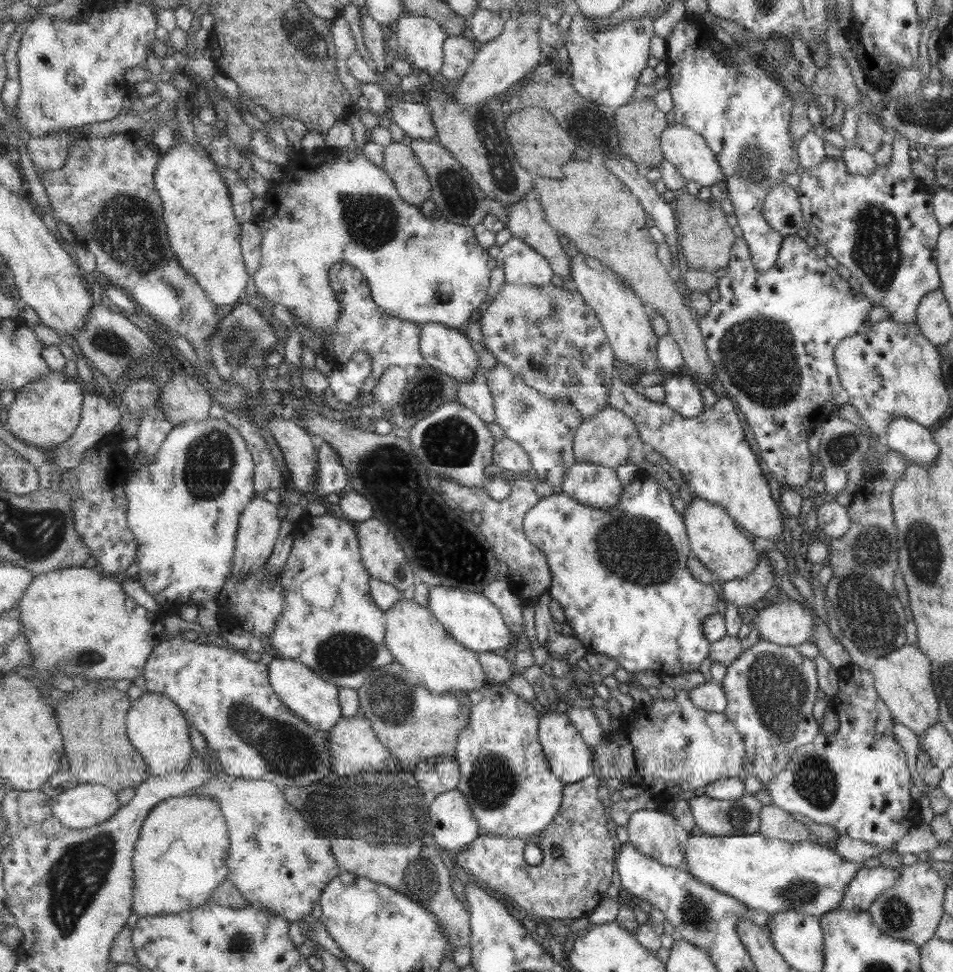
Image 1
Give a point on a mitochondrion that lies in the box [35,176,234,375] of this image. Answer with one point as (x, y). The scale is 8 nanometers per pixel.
(126, 226)

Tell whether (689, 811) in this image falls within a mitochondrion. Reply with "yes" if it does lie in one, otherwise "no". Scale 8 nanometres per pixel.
no

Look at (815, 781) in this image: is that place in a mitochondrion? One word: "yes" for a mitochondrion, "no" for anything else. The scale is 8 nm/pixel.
yes

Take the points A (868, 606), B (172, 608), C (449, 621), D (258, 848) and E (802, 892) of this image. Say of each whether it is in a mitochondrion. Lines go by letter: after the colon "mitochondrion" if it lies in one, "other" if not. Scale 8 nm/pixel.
A: mitochondrion
B: other
C: other
D: other
E: mitochondrion

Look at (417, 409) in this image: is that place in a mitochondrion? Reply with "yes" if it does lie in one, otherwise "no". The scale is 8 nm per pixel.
yes

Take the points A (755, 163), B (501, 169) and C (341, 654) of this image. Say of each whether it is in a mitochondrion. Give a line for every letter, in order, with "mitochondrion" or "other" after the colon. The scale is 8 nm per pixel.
A: mitochondrion
B: mitochondrion
C: mitochondrion

